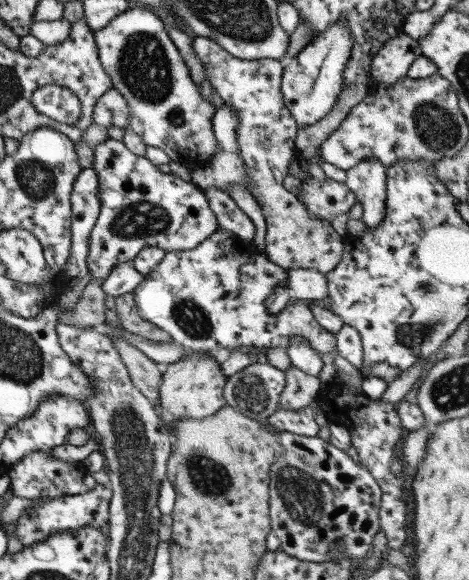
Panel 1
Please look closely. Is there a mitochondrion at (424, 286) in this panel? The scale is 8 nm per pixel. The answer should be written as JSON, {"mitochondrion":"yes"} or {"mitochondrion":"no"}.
{"mitochondrion":"yes"}

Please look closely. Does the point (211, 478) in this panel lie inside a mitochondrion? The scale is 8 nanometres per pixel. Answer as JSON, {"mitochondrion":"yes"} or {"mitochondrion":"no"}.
{"mitochondrion":"yes"}

